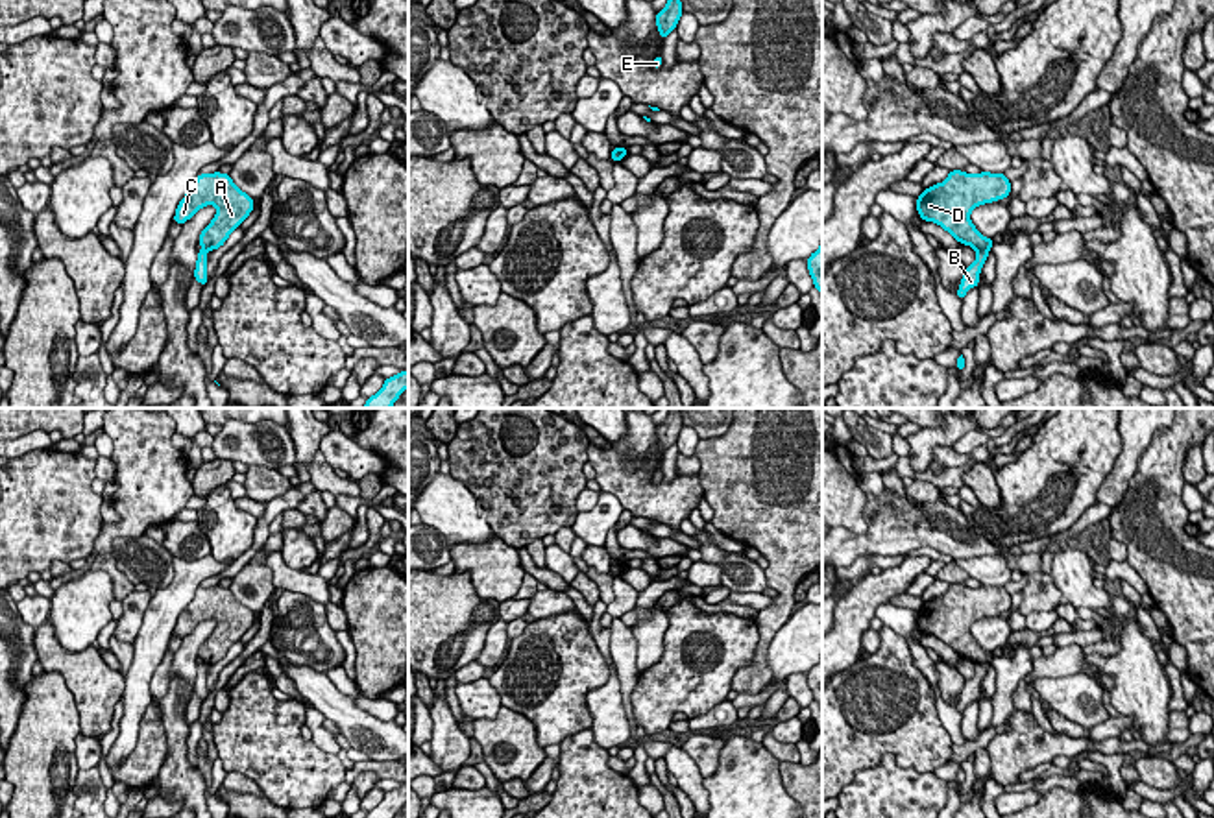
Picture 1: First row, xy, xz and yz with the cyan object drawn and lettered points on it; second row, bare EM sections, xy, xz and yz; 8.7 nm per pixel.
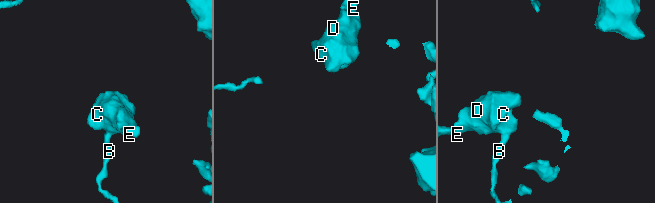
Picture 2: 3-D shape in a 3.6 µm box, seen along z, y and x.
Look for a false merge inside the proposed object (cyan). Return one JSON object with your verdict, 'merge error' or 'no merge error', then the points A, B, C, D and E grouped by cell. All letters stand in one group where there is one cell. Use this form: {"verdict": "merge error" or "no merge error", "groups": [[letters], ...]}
{"verdict": "merge error", "groups": [["A", "C", "D", "E"], ["B"]]}

